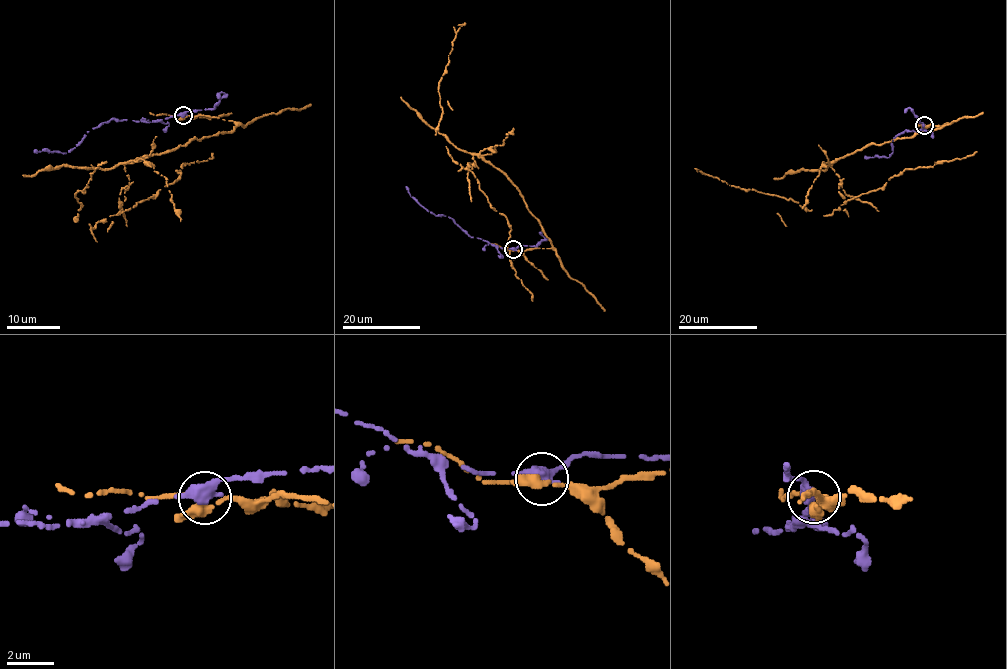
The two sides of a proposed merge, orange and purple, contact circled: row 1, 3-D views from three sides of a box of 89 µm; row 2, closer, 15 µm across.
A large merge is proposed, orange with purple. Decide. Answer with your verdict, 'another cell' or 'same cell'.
another cell

